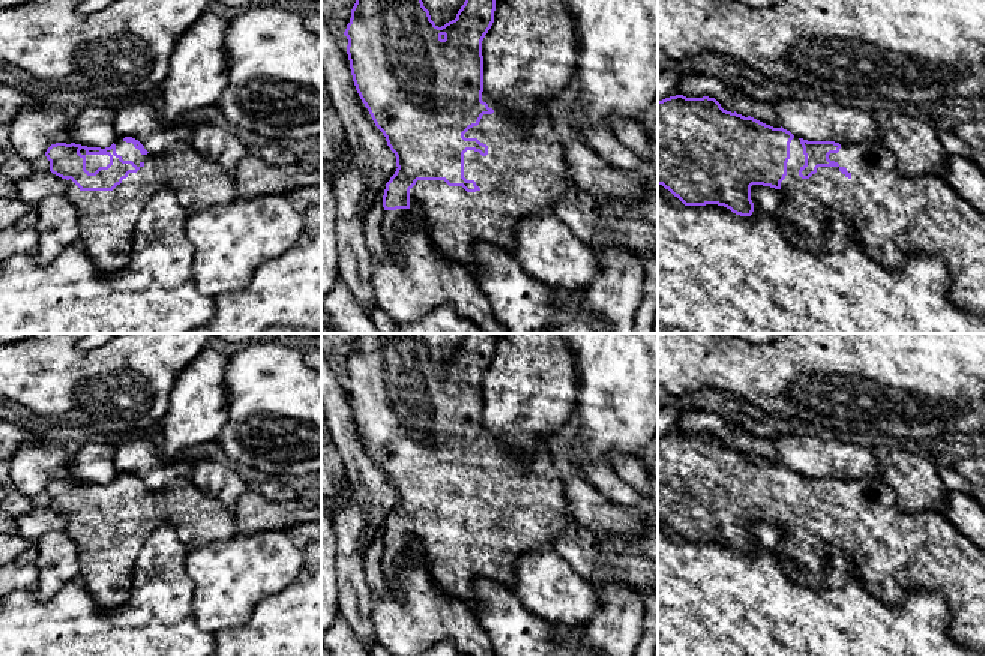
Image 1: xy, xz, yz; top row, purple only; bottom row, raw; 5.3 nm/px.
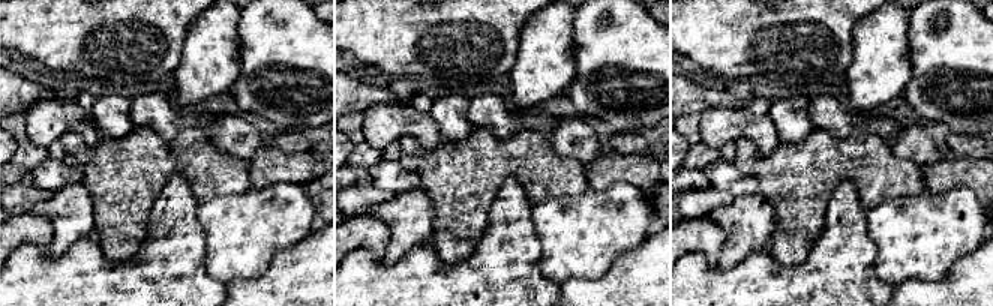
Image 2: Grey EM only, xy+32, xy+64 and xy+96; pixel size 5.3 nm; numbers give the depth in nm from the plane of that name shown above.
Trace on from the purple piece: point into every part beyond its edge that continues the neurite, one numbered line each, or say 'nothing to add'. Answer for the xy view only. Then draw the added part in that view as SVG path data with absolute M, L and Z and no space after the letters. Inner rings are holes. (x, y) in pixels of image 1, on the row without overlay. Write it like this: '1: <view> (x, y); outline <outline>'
1: xy (107, 556); outline M122 473L114 480L116 489L140 506L129 509L113 527L81 527L69 515L65 530L78 549L80 579L104 609L119 608L129 597L137 557L159 524L177 527L188 551L237 533L233 510L191 477L147 491Z

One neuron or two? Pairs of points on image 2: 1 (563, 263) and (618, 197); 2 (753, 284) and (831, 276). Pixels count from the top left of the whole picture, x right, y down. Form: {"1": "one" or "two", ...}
{"1": "one", "2": "one"}

